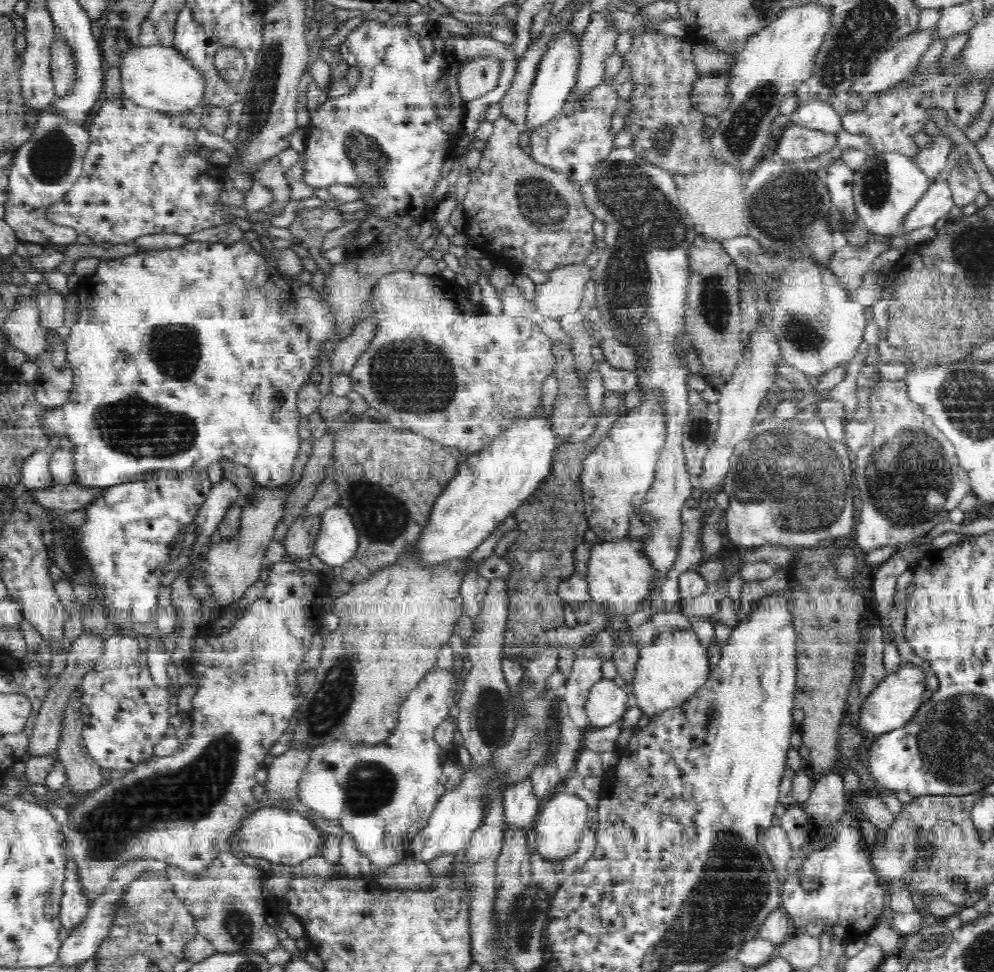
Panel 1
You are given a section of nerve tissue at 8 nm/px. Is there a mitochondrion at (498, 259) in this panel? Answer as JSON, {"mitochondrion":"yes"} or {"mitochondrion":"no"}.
{"mitochondrion":"no"}

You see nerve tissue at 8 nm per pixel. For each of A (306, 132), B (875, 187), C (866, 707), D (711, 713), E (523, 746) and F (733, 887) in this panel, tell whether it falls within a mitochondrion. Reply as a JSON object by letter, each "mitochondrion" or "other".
{"A":"other","B":"mitochondrion","C":"other","D":"mitochondrion","E":"mitochondrion","F":"mitochondrion"}

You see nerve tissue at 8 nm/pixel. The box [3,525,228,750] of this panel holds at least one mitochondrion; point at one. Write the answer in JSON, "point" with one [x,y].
{"point":[74,566]}

